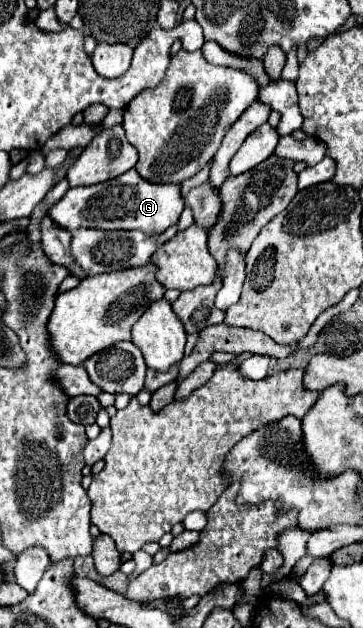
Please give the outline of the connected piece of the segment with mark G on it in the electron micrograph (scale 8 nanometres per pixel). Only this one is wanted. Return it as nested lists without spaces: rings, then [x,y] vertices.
[[[130,169],[112,181],[90,187],[68,189],[66,195],[48,209],[48,217],[62,229],[74,233],[78,227],[88,229],[142,229],[162,233],[170,225],[178,223],[178,217],[184,209],[184,199],[180,195],[180,185],[154,185]]]

